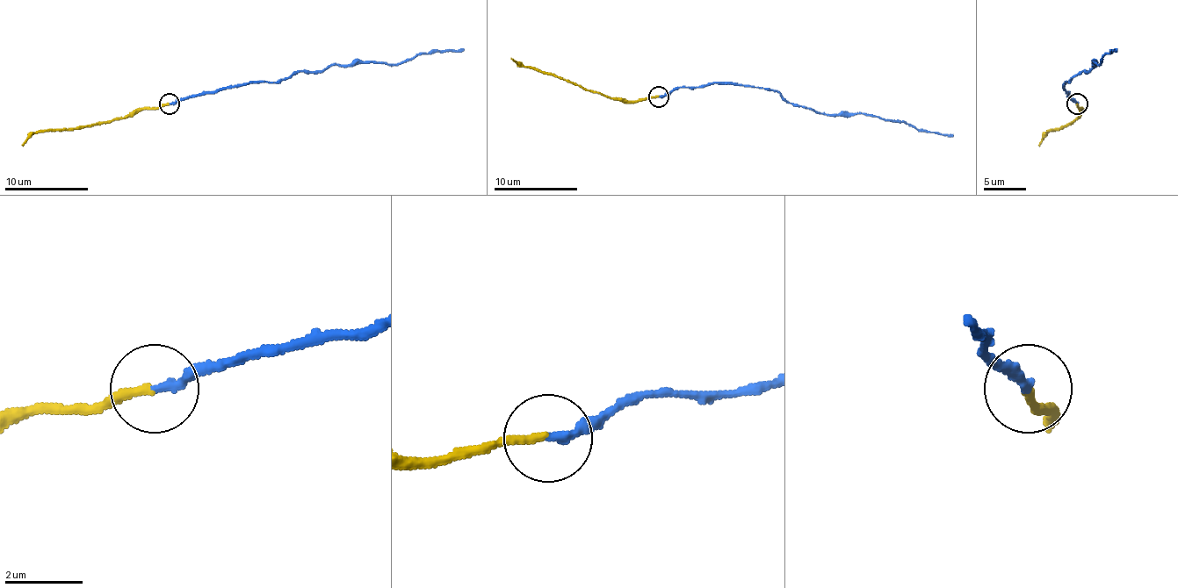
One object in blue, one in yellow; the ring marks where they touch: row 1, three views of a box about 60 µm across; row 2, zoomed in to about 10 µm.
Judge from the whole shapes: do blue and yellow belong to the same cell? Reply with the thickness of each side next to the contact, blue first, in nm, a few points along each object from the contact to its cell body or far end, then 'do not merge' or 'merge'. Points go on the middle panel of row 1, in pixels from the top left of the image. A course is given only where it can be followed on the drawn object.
240/240 nm | blue via (659, 96), (680, 88), (736, 83), (768, 88), (789, 102), (818, 112), (866, 112), (952, 136) | yellow via (659, 96), (617, 100), (529, 68), (510, 58) | merge

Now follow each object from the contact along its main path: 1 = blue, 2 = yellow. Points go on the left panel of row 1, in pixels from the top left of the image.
1: (169, 103), (191, 95), (278, 82), (299, 72), (325, 70), (328, 66), (402, 63), (430, 51), (463, 49)
2: (169, 105), (75, 128), (39, 131), (21, 145)

